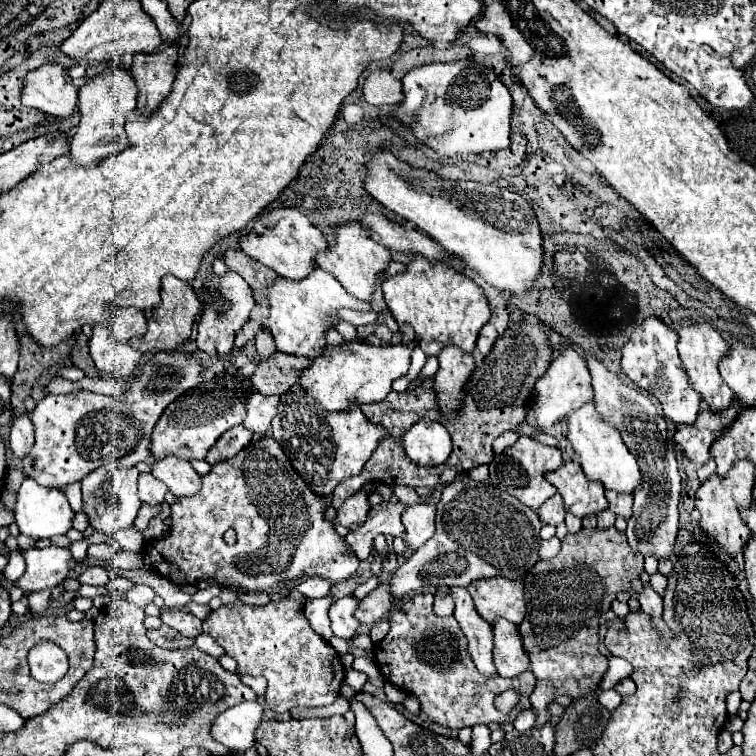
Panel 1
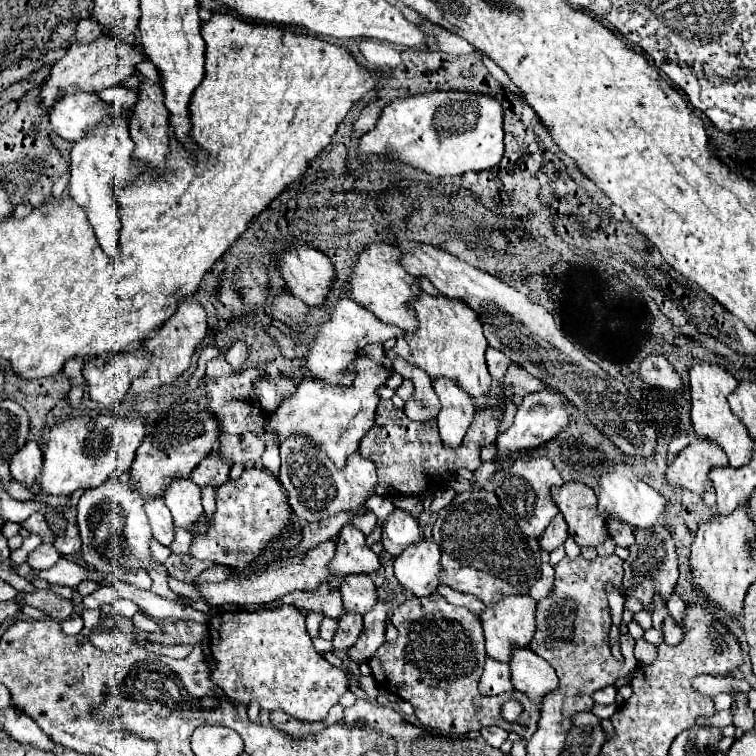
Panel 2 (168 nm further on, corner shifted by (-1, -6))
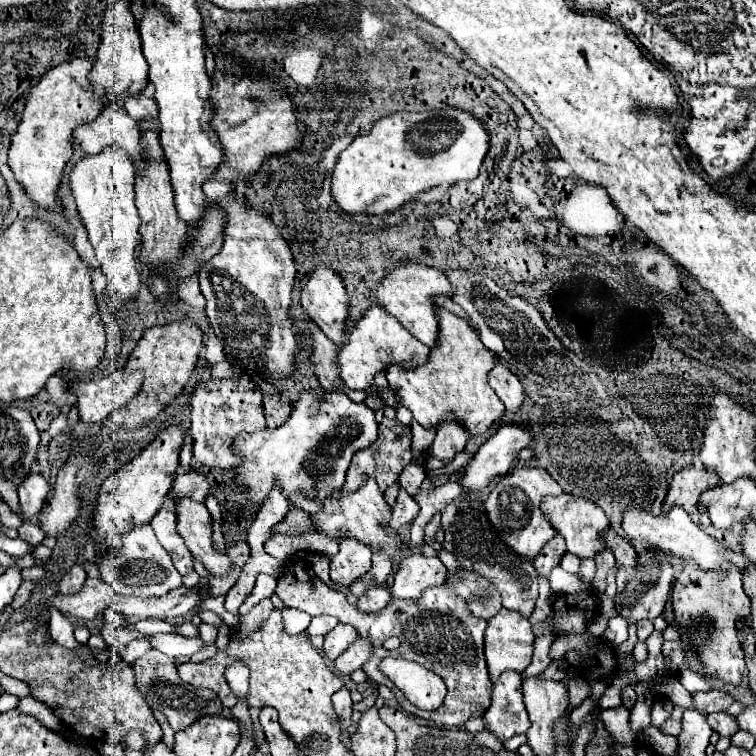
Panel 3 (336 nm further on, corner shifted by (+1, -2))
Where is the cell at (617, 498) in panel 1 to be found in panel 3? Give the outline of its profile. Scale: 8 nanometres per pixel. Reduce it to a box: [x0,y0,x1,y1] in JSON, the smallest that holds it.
[604,530,636,570]

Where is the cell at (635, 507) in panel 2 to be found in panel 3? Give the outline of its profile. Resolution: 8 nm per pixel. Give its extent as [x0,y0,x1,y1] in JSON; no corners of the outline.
[622,508,752,574]

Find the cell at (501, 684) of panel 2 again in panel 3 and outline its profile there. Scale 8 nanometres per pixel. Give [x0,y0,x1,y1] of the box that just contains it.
[484,672,530,740]

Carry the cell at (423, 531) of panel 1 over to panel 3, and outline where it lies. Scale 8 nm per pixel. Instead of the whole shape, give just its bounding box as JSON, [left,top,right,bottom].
[392,556,446,600]

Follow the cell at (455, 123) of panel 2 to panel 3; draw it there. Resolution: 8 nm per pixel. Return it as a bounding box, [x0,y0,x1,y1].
[330,108,490,214]

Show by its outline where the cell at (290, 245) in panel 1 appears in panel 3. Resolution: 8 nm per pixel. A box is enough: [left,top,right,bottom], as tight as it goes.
[302,268,348,346]

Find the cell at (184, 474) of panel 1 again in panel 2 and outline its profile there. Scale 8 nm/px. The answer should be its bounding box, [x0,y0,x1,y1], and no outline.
[162,478,204,530]

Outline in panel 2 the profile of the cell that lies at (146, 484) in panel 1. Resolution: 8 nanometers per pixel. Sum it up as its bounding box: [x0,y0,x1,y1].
[144,498,174,546]

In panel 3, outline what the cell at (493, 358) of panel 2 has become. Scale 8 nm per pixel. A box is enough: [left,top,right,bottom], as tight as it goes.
[488,360,524,412]

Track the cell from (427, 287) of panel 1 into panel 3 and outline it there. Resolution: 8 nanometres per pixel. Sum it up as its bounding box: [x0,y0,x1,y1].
[386,308,504,436]

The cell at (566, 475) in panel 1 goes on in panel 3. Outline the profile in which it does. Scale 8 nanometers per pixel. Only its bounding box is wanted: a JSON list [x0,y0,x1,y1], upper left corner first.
[542,494,608,558]

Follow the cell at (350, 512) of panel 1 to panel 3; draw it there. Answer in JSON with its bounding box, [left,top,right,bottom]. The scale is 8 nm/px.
[330,538,372,586]

